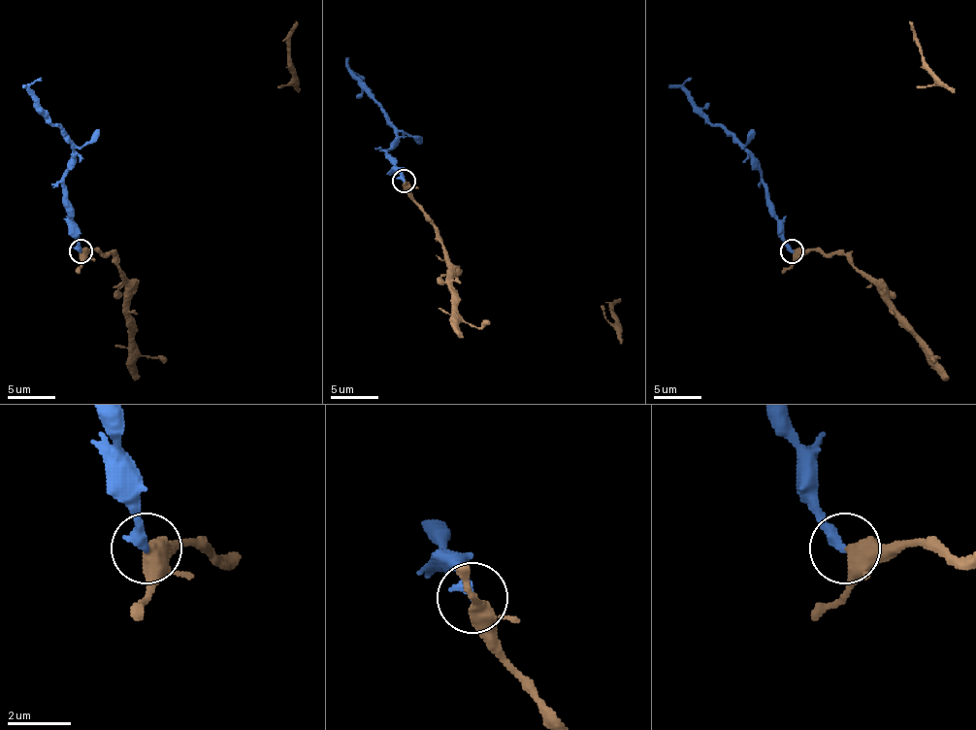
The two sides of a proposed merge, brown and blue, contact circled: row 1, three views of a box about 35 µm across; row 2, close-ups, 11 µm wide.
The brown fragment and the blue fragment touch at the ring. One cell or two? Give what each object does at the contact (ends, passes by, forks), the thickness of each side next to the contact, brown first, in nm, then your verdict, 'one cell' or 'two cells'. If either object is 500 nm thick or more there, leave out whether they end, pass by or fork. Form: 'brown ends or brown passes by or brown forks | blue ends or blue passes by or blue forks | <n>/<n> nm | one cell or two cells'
brown forks | blue ends | 340/360 nm | one cell

